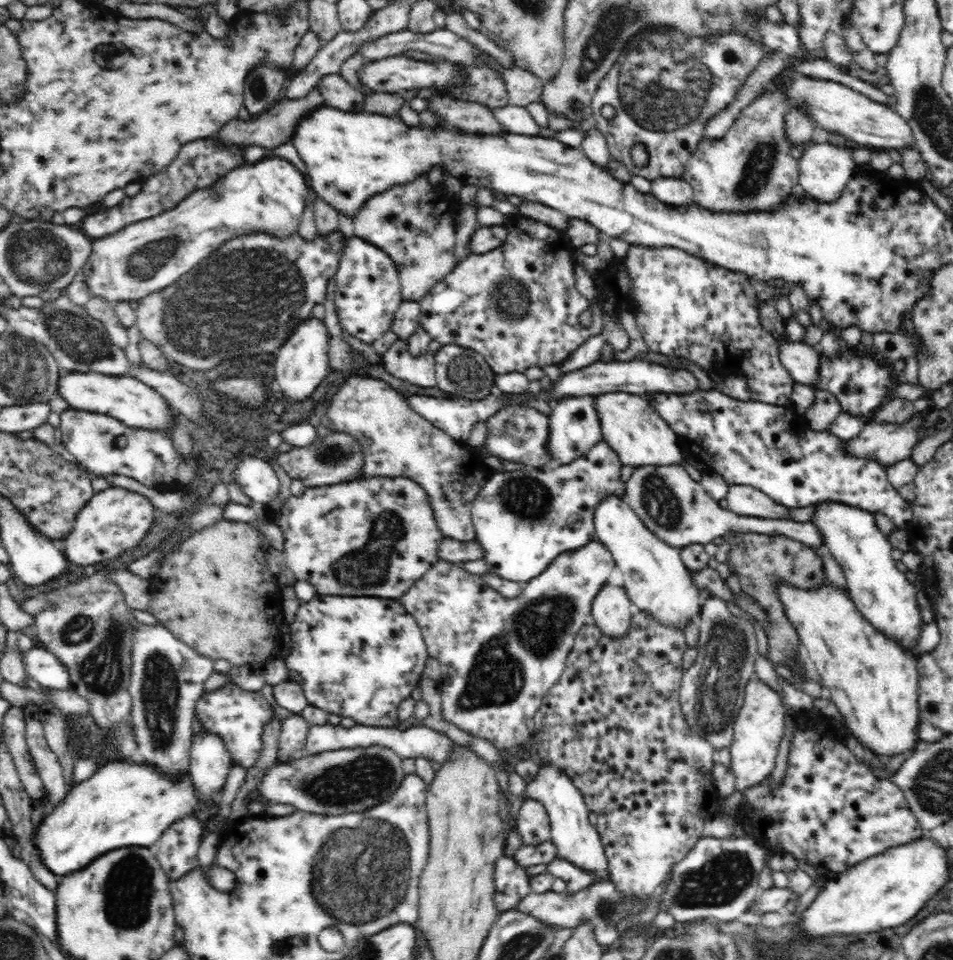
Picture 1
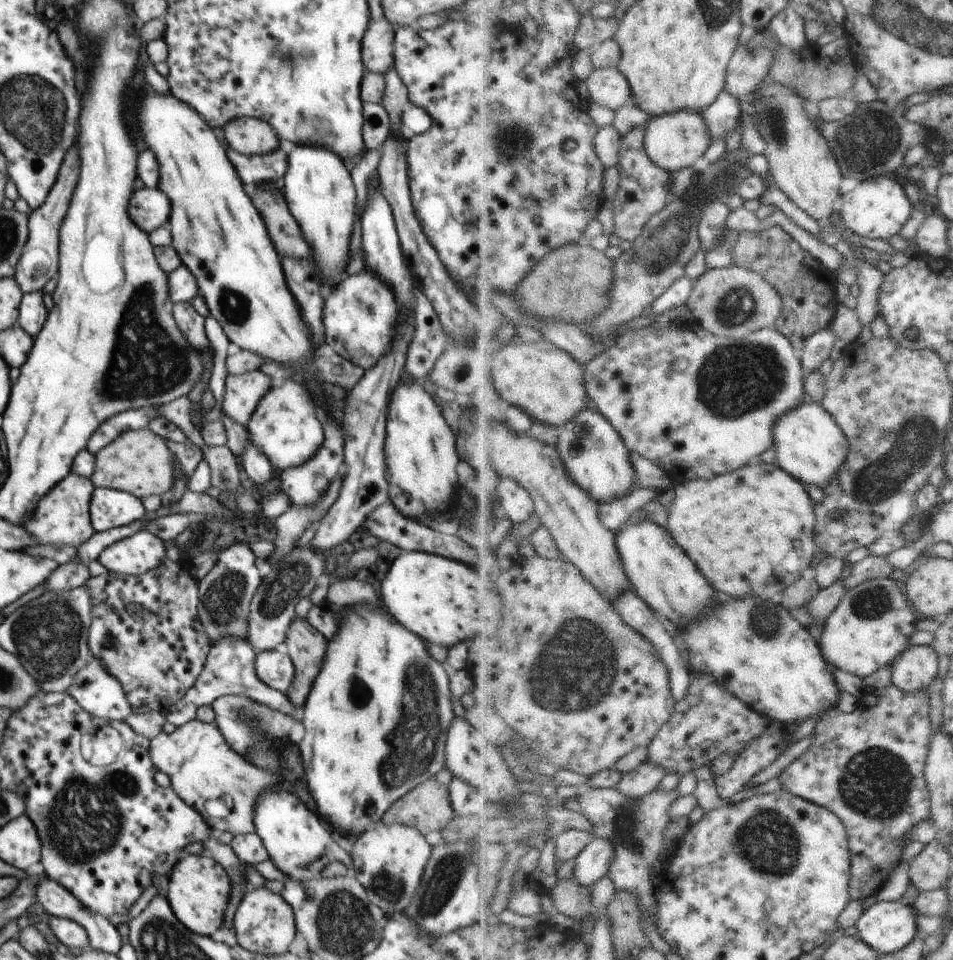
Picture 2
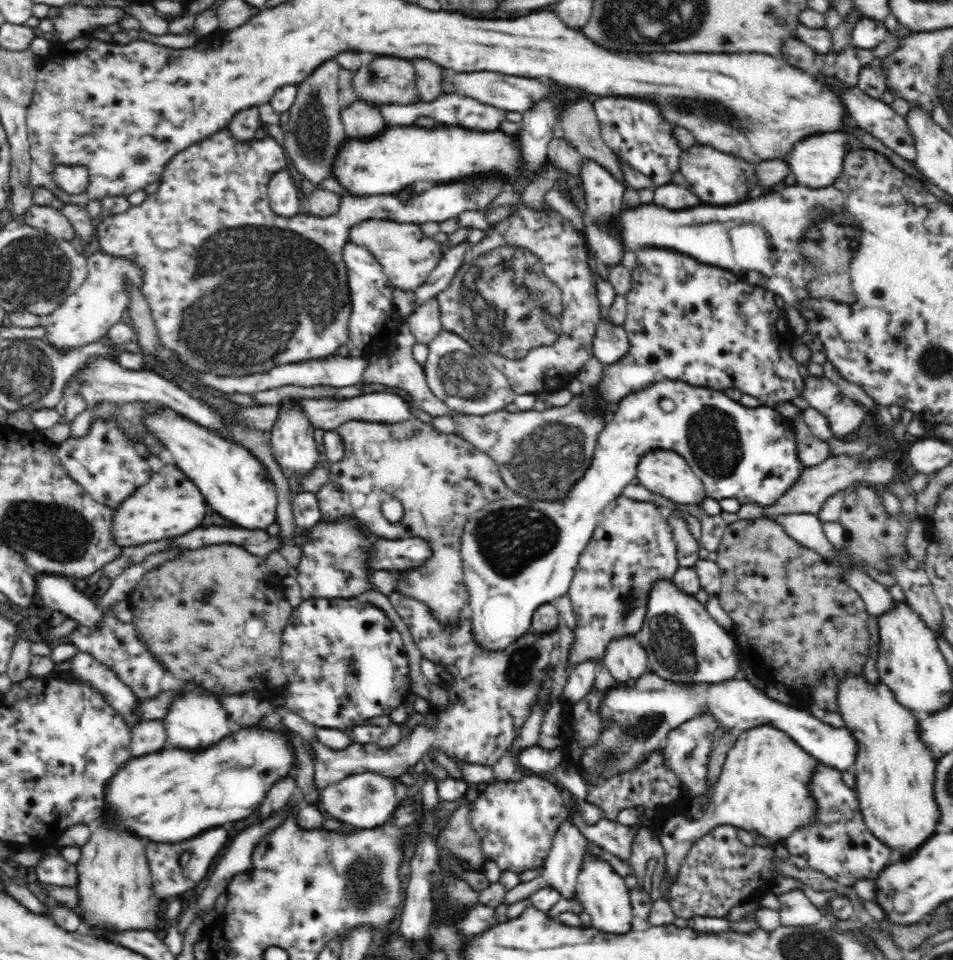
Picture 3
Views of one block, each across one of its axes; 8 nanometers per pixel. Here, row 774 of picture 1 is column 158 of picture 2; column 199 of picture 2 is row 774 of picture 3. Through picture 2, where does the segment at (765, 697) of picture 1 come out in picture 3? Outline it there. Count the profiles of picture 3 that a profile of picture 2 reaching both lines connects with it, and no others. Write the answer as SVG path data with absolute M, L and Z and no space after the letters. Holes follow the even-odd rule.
M770 725L738 731L734 746L728 751L713 794L705 812L698 820L688 820L683 814L673 814L655 831L666 851L665 876L668 886L674 885L682 862L696 840L719 825L756 831L766 837L773 848L785 846L788 836L798 828L806 828L816 818L816 805L809 791L809 782L817 759L802 750L791 736Z

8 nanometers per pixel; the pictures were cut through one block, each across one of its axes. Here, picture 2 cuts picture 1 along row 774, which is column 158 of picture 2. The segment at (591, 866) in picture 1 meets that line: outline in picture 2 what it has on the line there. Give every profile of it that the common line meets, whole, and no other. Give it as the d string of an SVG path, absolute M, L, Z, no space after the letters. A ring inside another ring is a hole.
M138 531L101 551L98 558L108 571L141 575L160 566L166 556L166 542L149 531Z

